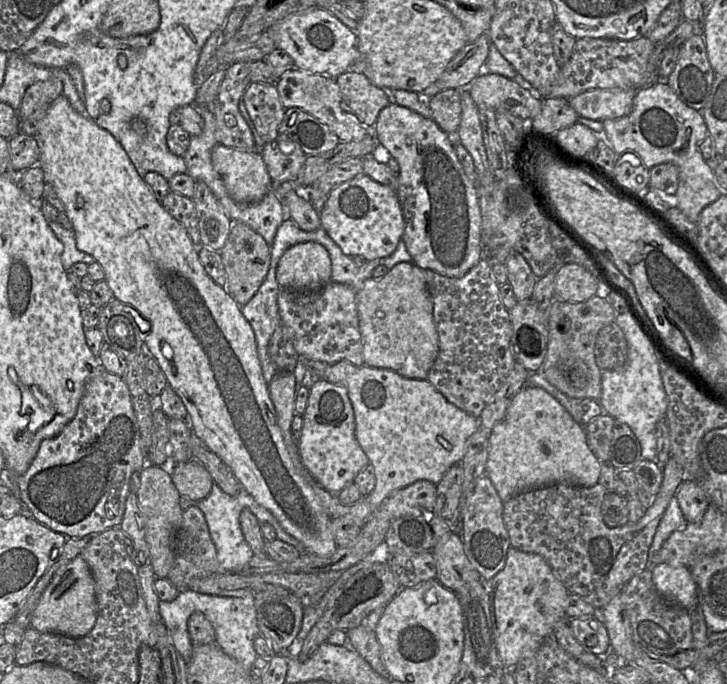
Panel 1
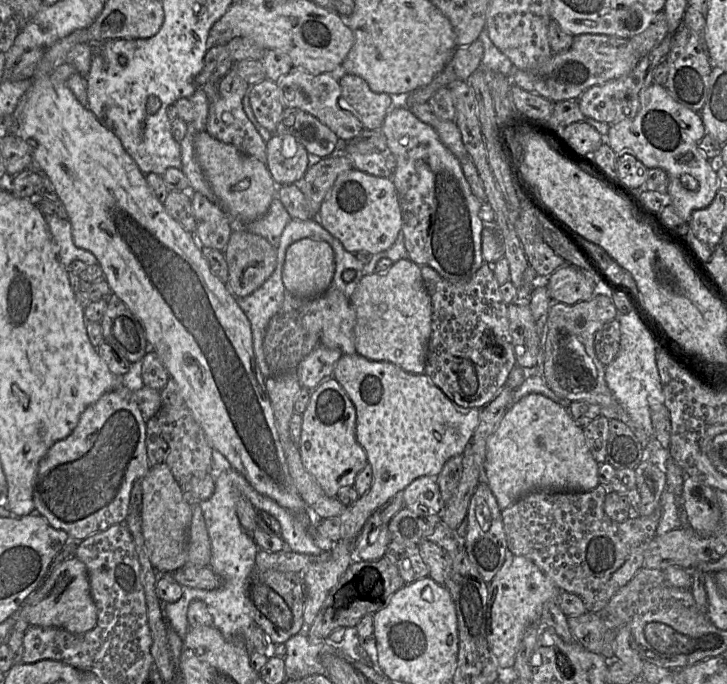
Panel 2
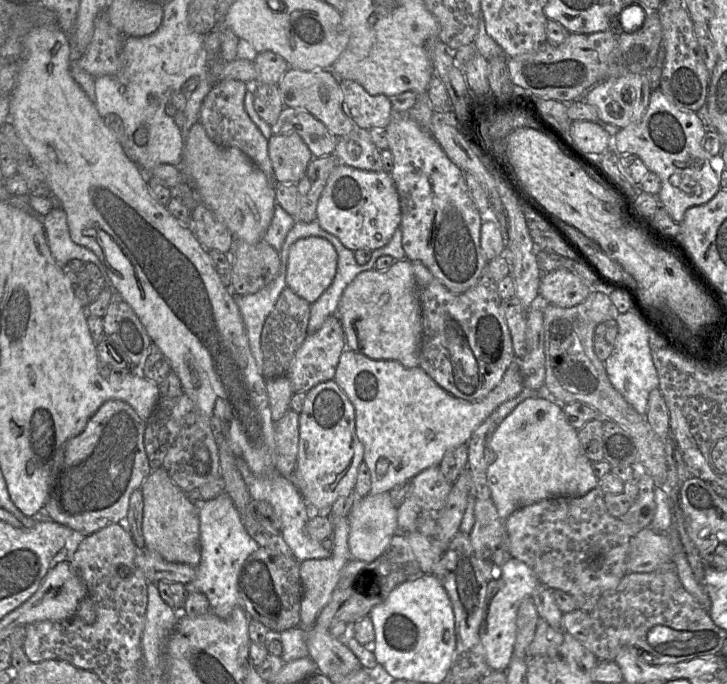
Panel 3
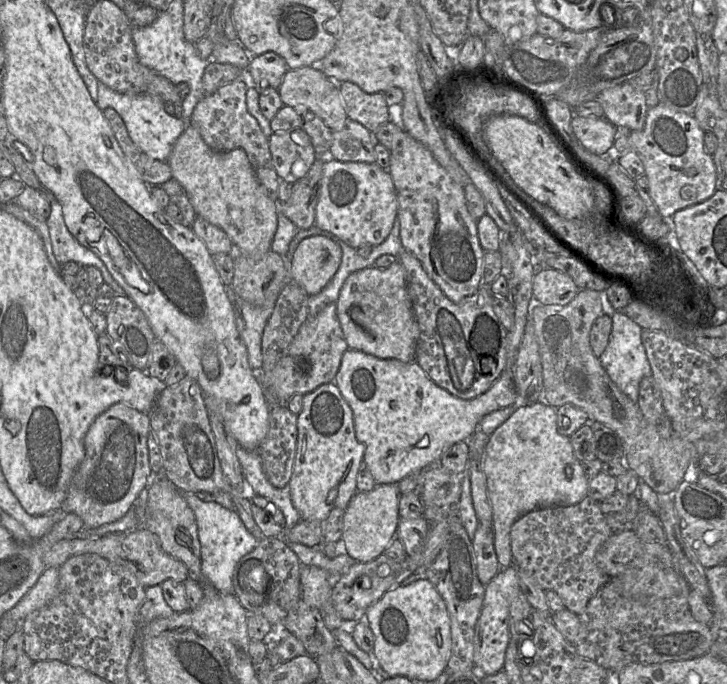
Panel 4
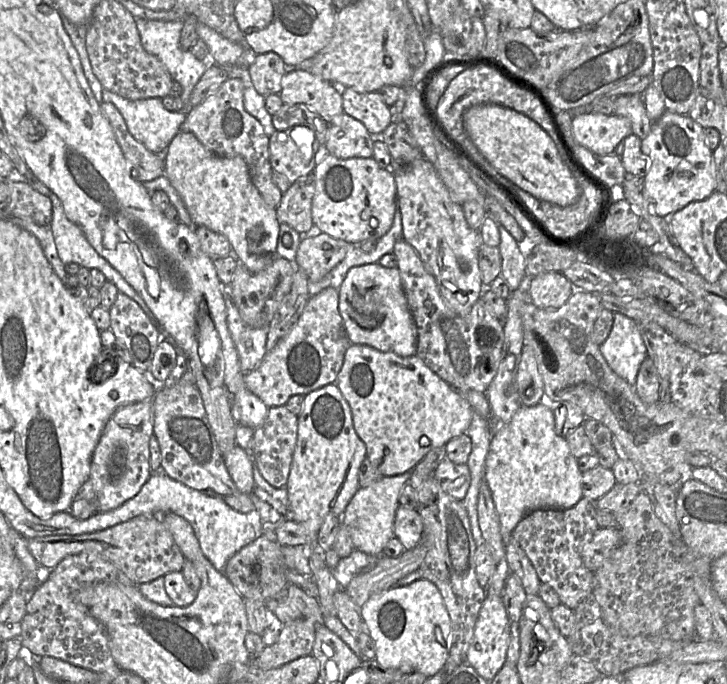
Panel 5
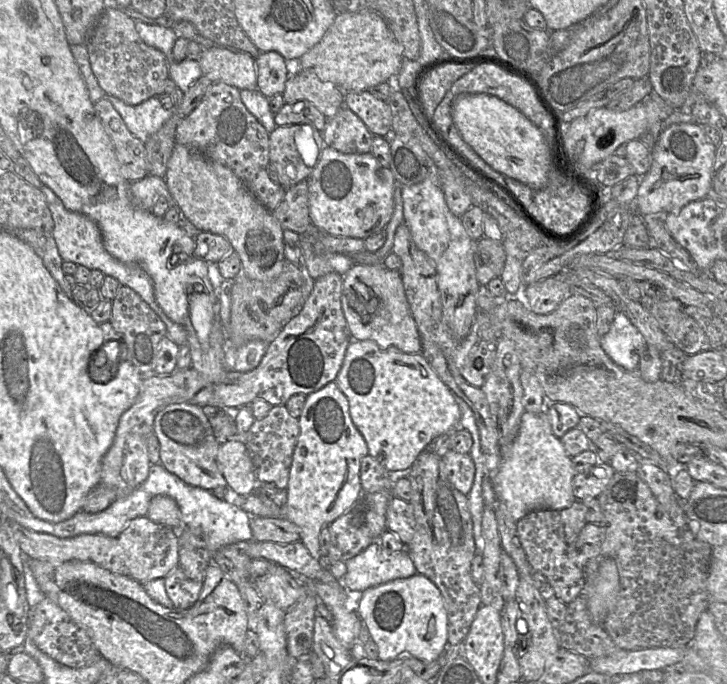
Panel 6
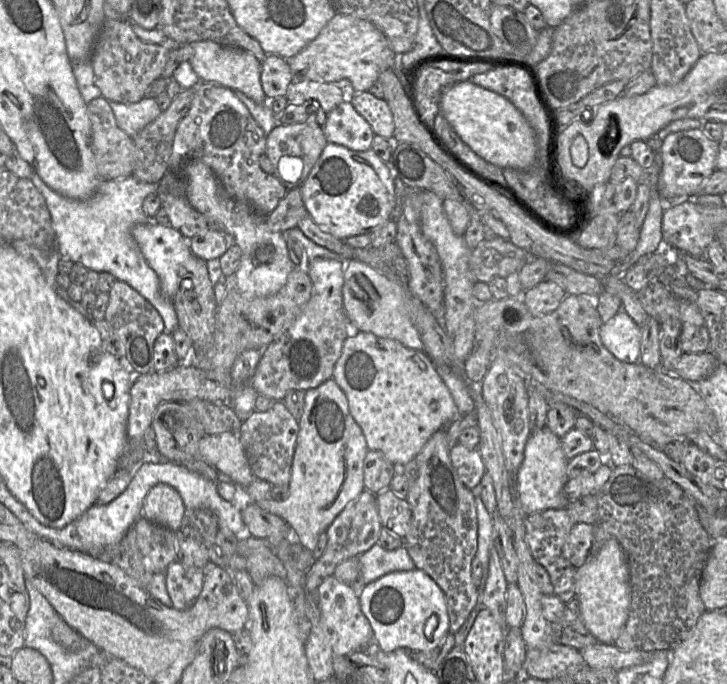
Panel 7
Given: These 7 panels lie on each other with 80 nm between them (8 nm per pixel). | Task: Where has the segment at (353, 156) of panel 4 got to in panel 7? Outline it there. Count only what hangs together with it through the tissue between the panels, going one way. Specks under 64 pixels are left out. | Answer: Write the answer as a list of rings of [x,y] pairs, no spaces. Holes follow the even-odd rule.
[[[346,101],[327,114],[323,134],[327,143],[354,151],[369,150],[375,135],[369,123]]]

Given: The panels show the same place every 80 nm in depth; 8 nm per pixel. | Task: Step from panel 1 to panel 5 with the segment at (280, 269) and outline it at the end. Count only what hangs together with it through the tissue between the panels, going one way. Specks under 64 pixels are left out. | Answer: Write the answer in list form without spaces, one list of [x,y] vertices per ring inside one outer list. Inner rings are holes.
[[[325,233],[315,237],[304,238],[298,248],[295,265],[305,273],[310,282],[318,282],[343,261],[351,246],[359,245],[352,245]]]

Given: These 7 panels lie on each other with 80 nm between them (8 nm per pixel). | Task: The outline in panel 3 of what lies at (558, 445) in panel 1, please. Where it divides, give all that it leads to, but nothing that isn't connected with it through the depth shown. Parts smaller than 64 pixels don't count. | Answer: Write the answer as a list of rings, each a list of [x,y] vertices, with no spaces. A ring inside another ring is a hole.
[[[527,398],[521,402],[496,428],[493,432],[490,441],[487,445],[487,484],[491,492],[491,499],[497,508],[500,519],[505,520],[517,509],[534,504],[536,502],[554,498],[554,497],[582,497],[598,486],[598,479],[596,478],[592,462],[583,453],[579,438],[578,430],[573,428],[566,420],[562,410],[562,404],[559,402],[551,402],[543,398]]]

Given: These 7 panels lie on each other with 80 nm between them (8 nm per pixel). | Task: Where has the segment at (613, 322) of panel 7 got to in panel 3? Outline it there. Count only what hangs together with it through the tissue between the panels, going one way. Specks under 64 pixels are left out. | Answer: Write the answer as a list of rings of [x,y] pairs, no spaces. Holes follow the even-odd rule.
[[[630,307],[616,319],[618,334],[611,355],[604,361],[607,376],[613,387],[641,415],[645,415],[649,394],[659,388],[659,378],[650,349],[650,329]]]

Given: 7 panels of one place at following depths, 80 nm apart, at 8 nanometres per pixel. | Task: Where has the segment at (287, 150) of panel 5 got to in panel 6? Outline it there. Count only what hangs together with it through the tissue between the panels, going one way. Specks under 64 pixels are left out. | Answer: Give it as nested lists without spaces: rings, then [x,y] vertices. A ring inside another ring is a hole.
[[[312,124],[277,126],[269,135],[270,162],[275,166],[280,185],[289,189],[302,181],[307,181],[319,162],[325,147],[323,134]]]

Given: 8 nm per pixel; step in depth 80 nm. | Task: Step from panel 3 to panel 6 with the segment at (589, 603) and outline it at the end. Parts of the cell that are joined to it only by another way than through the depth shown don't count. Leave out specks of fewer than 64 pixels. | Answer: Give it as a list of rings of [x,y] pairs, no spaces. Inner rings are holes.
[[[576,501],[567,509],[534,510],[517,522],[519,539],[533,571],[540,572],[548,579],[555,596],[565,604],[569,604],[578,597],[583,592],[586,583],[584,571],[568,556],[570,545],[587,524],[585,513],[582,501]]]

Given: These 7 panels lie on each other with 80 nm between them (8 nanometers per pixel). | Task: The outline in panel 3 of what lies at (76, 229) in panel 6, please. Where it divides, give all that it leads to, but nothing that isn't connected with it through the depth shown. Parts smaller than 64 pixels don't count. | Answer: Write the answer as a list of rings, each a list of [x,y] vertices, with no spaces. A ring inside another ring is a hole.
[[[53,207],[48,215],[43,217],[43,225],[51,254],[63,269],[70,260],[74,259],[83,263],[93,263],[101,271],[107,286],[114,290],[106,269],[99,258],[91,250],[72,241],[66,213],[61,207]]]

